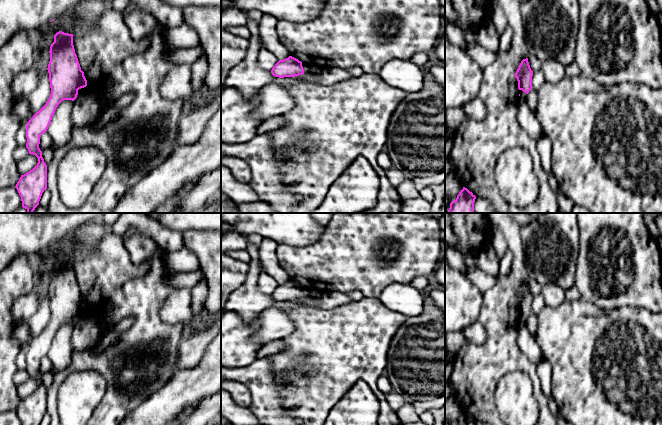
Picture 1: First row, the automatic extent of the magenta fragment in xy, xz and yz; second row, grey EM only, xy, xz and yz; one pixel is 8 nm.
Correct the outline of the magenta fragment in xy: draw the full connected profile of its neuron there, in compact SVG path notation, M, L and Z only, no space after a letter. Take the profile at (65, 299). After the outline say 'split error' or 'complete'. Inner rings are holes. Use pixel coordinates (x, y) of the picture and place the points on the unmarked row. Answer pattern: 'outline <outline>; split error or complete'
outline M57 256L50 270L48 297L51 318L46 328L26 349L26 372L38 382L37 389L21 399L15 412L21 425L40 425L47 413L47 389L39 372L40 361L47 355L56 332L63 324L74 325L78 314L87 310L73 269L73 258Z; complete

